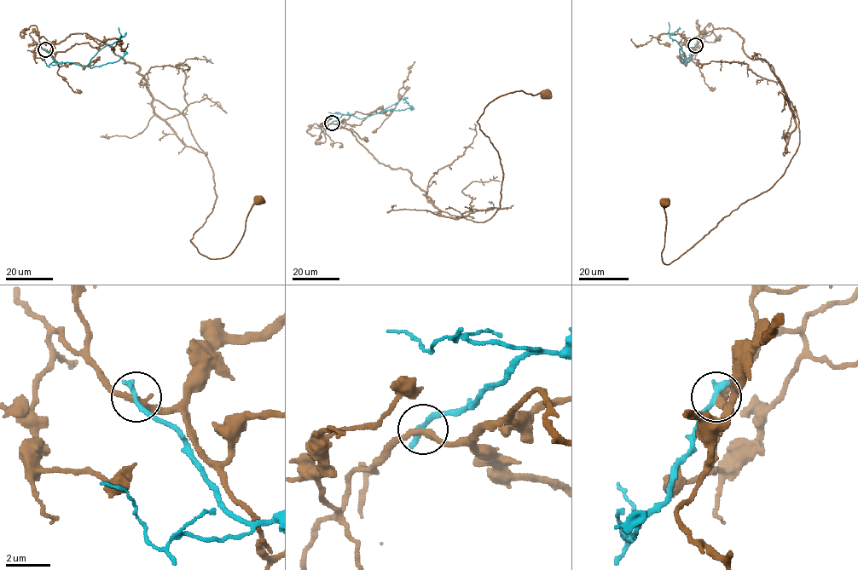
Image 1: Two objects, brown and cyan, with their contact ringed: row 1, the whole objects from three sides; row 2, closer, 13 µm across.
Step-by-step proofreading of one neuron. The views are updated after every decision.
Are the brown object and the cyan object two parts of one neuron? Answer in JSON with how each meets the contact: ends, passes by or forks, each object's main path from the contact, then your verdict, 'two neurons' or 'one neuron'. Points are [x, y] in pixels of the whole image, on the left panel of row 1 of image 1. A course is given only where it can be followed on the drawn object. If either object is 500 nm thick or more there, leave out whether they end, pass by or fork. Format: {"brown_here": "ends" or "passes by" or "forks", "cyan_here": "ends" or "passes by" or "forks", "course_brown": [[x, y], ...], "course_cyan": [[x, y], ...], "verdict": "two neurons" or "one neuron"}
{"brown_here": "passes by", "cyan_here": "ends", "course_brown": [[45, 50], [87, 33], [185, 118], [216, 198], [190, 240], [200, 254], [227, 257], [259, 200]], "course_cyan": [[45, 50], [55, 63], [88, 66], [97, 52], [119, 38], [118, 27]], "verdict": "two neurons"}

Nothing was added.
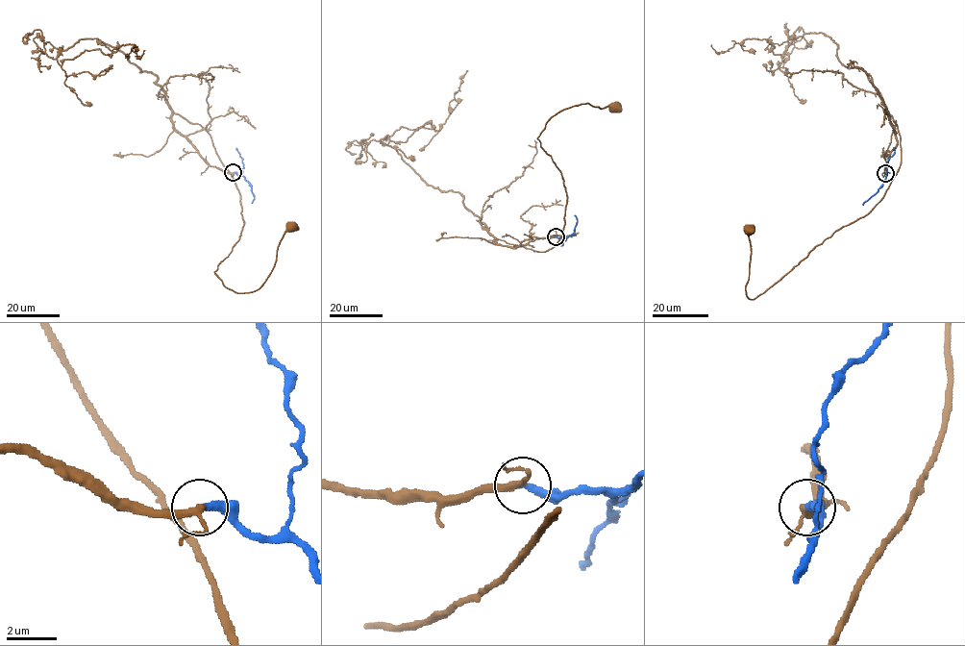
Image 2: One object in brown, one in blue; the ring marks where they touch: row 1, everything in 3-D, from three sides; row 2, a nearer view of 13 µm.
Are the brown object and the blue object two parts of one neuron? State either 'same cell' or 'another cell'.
same cell

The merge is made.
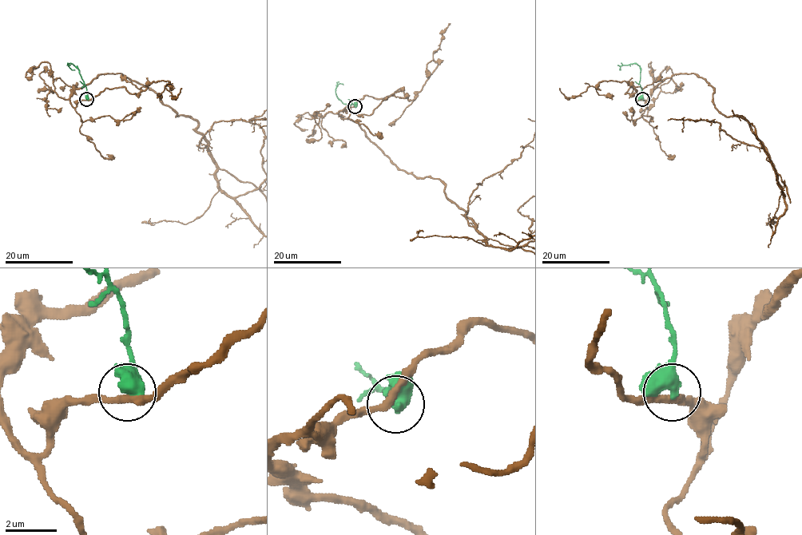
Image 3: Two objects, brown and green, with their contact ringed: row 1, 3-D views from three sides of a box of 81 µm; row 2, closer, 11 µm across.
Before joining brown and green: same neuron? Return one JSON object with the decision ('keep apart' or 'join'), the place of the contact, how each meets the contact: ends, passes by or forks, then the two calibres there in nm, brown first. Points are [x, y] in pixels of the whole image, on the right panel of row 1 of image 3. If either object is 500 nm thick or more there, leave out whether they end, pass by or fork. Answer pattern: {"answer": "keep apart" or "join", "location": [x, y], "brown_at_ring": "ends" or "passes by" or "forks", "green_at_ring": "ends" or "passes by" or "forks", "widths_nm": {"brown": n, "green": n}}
{"answer": "keep apart", "location": [642, 99], "brown_at_ring": "passes by", "green_at_ring": "forks", "widths_nm": {"brown": 260, "green": 360}}

